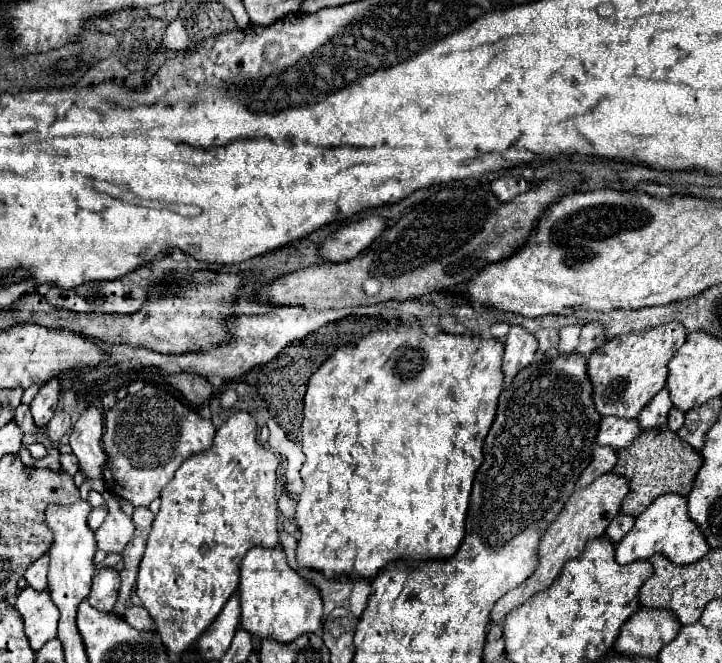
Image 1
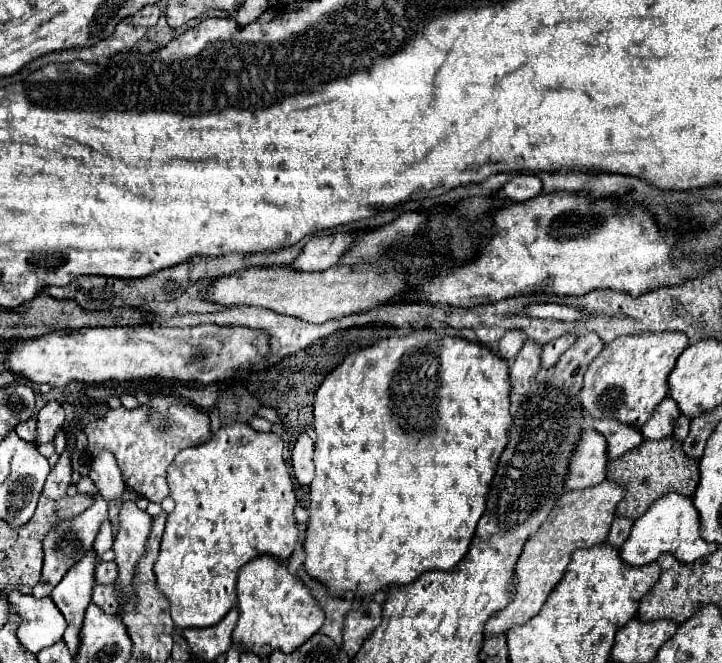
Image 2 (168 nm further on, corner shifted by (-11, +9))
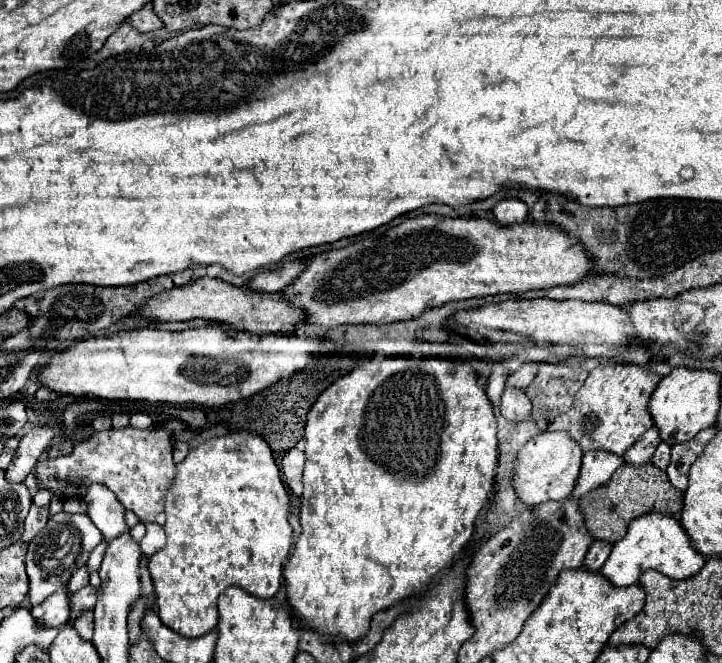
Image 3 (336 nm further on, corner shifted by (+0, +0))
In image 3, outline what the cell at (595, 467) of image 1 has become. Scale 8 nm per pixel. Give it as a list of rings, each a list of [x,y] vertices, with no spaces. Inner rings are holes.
[[[538,433],[528,443],[520,447],[514,459],[514,477],[512,487],[516,491],[516,497],[524,505],[540,505],[546,501],[560,501],[570,497],[574,483],[578,479],[582,465],[582,449],[572,441],[568,433]]]

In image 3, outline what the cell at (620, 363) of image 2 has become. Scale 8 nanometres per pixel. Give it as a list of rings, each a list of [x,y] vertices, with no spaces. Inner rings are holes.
[[[600,365],[594,369],[576,395],[574,407],[560,415],[548,431],[566,431],[582,451],[604,449],[622,457],[652,425],[648,399],[660,377],[638,365]]]

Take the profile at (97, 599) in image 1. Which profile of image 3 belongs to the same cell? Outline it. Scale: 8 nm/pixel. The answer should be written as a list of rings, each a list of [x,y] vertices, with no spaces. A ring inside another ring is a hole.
[[[86,611],[84,615],[80,615],[78,619],[72,621],[74,629],[78,631],[78,635],[84,639],[84,641],[90,641],[92,639],[92,633],[94,633],[94,613],[92,611]]]

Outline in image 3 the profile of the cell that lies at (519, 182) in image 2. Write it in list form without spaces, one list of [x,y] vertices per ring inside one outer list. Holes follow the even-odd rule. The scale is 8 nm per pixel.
[[[504,199],[494,207],[494,221],[498,225],[516,225],[528,219],[528,207],[518,199]]]

